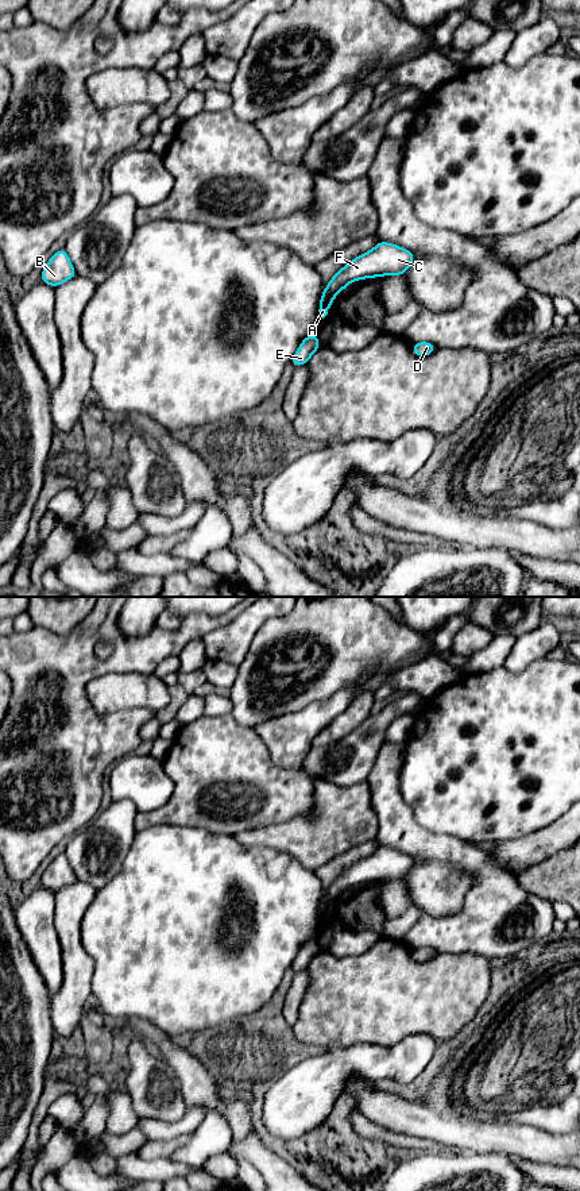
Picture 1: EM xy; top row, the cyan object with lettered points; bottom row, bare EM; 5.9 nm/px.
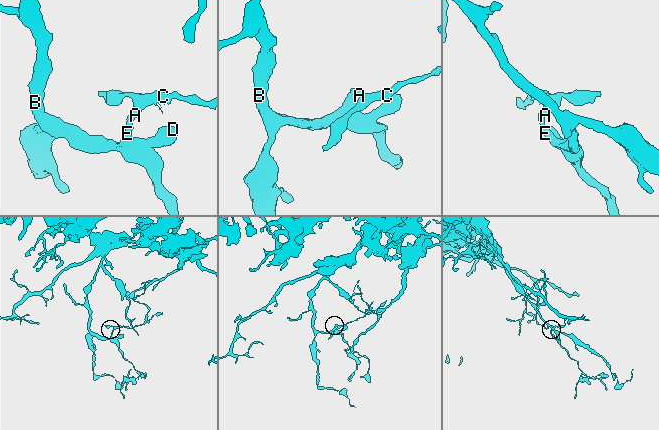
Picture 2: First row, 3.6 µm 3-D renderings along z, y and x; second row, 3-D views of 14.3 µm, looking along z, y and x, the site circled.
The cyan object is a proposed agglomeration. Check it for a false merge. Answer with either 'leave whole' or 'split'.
split

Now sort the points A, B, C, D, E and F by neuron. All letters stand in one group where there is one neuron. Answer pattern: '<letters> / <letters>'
A B D E / C F

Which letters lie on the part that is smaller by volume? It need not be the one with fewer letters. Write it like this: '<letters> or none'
C, F

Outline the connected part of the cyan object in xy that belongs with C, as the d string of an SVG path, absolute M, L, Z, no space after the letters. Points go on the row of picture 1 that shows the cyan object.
M380 240L372 250L356 257L340 269L328 282L325 290L335 298L347 285L356 280L391 274L403 277L414 261L414 253Z

